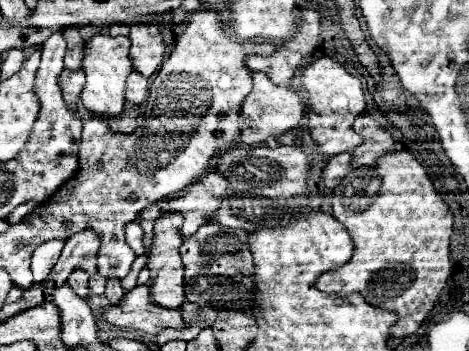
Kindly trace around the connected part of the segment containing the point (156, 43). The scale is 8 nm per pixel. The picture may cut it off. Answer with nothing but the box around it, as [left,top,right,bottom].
[129,24,165,78]

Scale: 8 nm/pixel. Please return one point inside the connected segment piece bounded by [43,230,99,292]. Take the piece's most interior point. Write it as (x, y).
(80, 253)

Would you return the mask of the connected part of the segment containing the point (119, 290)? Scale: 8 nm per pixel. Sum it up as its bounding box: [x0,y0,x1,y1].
[105,278,125,304]

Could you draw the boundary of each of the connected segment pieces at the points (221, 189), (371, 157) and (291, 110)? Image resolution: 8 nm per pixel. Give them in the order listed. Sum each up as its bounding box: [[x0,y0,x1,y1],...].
[[159,172,229,238],[351,126,397,166],[239,72,305,146]]

